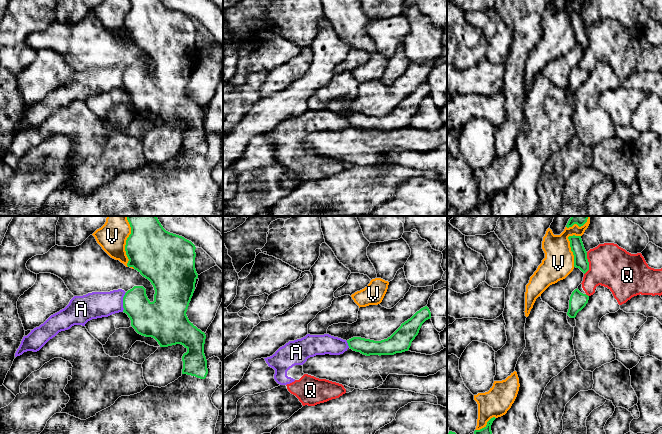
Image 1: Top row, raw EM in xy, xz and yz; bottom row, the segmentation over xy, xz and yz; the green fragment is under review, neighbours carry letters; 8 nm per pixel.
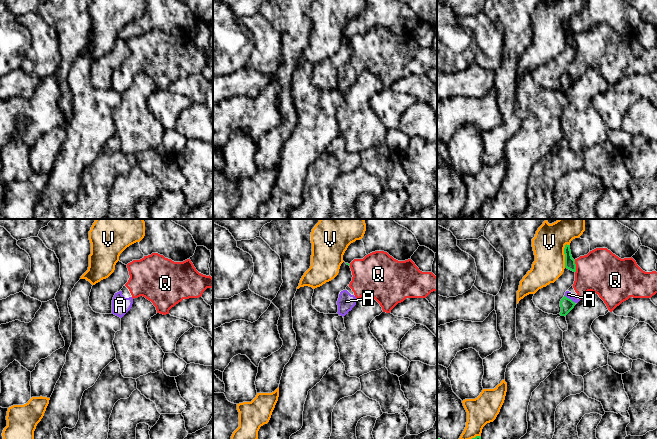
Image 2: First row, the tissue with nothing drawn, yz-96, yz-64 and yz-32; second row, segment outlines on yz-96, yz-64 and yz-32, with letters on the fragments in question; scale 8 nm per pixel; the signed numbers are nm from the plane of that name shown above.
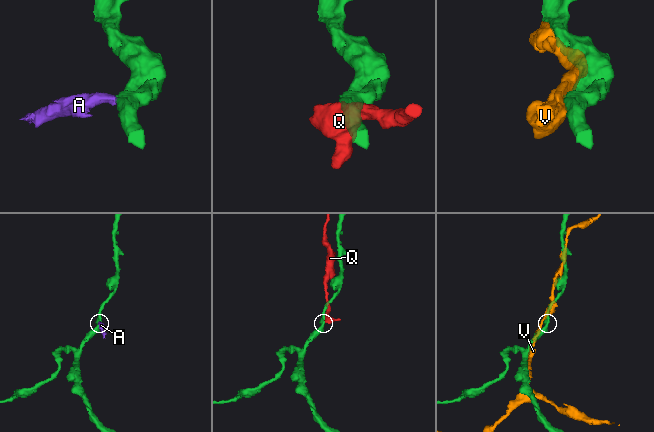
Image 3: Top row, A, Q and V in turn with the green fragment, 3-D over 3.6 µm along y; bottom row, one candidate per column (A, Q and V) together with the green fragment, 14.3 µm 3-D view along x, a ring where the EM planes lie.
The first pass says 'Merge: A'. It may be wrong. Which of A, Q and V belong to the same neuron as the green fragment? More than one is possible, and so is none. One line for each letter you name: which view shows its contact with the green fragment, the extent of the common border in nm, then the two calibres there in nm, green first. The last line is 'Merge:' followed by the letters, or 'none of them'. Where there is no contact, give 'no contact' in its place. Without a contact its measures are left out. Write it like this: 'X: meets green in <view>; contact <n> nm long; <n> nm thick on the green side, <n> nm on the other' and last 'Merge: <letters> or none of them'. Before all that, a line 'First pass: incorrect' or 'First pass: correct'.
First pass: incorrect
Merge: none of them

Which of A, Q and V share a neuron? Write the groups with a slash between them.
A Q / V

